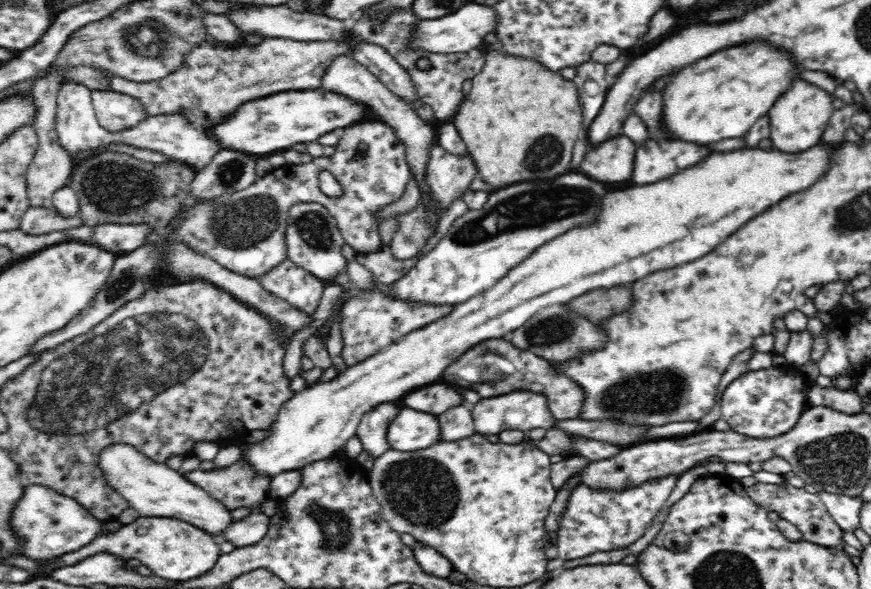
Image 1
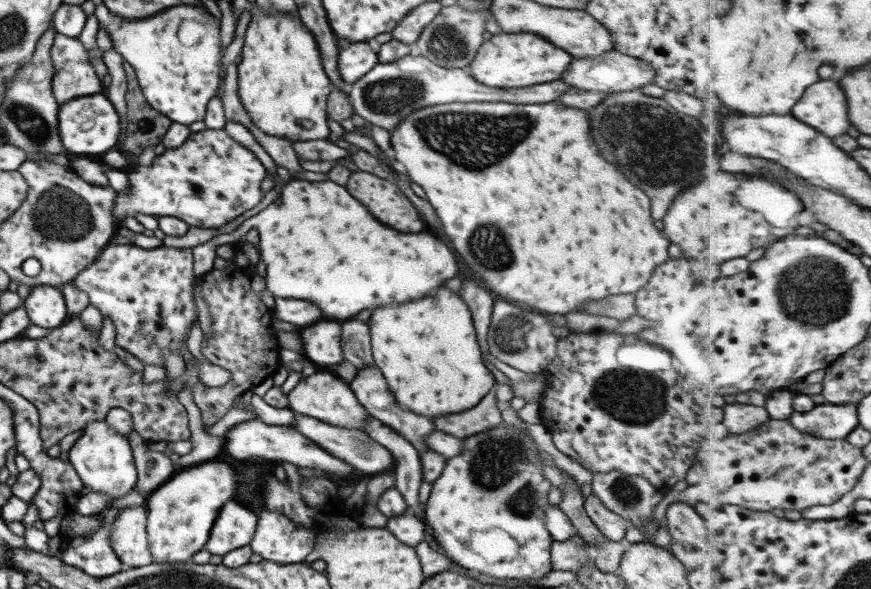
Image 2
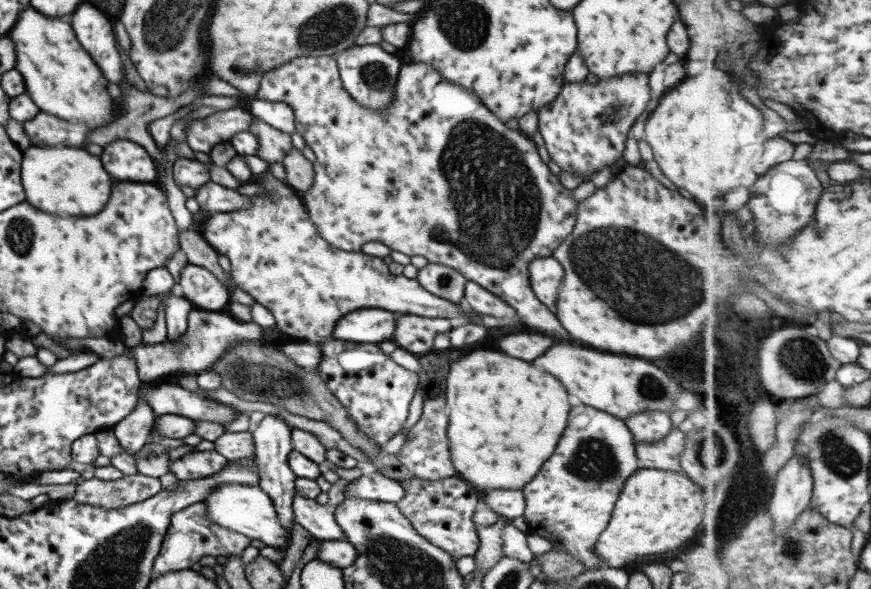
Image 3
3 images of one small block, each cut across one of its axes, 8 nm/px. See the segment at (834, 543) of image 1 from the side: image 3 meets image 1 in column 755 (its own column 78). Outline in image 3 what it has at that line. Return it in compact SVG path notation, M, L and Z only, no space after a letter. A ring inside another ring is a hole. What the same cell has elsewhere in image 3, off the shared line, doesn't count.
M140 473L109 481L94 476L76 484L73 498L78 503L88 503L102 509L116 509L147 499L162 489L159 478Z

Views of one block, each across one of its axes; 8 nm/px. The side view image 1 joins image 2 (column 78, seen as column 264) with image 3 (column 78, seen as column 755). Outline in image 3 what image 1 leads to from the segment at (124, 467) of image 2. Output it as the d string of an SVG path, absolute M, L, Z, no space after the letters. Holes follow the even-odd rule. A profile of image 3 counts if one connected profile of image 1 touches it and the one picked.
M32 146L23 151L21 180L25 200L34 208L56 216L94 216L110 200L110 176L102 168L102 162L76 148L40 148Z

